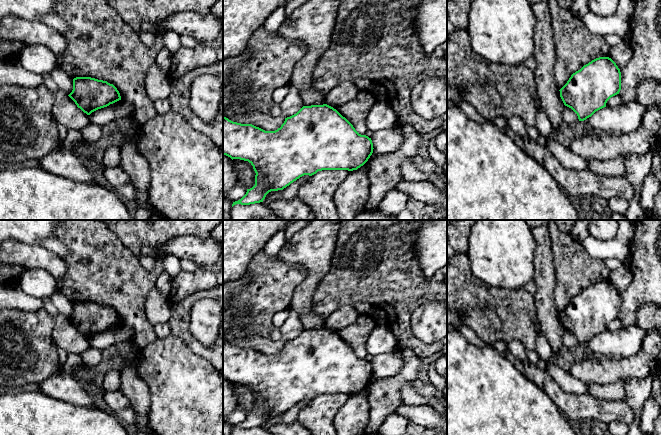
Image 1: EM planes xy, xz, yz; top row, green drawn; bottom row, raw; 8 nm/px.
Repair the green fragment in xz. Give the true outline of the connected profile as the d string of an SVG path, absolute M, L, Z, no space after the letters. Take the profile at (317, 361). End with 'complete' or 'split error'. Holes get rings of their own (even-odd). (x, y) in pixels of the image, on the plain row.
M327 328L303 330L296 338L285 342L285 345L281 349L281 351L275 355L265 355L252 348L241 348L241 347L233 346L226 341L223 341L223 379L230 381L232 384L240 383L240 384L248 385L253 390L253 393L256 397L255 409L252 412L247 413L246 418L240 424L233 426L232 431L236 428L250 429L250 428L263 426L263 424L265 423L266 419L269 416L283 414L284 412L286 412L291 407L293 407L294 405L296 405L297 403L299 403L300 401L304 399L312 400L316 398L318 395L322 395L322 394L348 394L348 395L357 394L368 385L368 383L373 377L373 373L374 372L373 372L373 367L371 362L369 362L366 359L359 358L355 354L353 349L345 341L343 341L336 333L334 333L333 331Z; complete

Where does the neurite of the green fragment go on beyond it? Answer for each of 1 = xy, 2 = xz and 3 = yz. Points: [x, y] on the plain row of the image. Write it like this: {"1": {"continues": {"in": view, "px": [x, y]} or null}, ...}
{"1": {"continues": null}, "2": {"continues": null}, "3": {"continues": null}}

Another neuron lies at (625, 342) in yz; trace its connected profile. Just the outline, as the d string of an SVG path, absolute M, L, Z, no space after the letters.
M638 325L615 332L604 331L586 344L579 345L577 351L581 355L628 358L641 351L644 337L645 331Z

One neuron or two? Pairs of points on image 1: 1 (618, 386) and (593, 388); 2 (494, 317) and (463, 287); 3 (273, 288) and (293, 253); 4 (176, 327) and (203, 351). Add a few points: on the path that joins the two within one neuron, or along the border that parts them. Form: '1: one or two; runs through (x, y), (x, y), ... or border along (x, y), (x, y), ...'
1: one; runs through (612, 389), (599, 389)
2: one; runs through (486, 309), (471, 295)
3: two; border along (278, 255), (305, 271), (300, 283)
4: one; runs through (183, 333), (196, 346)

